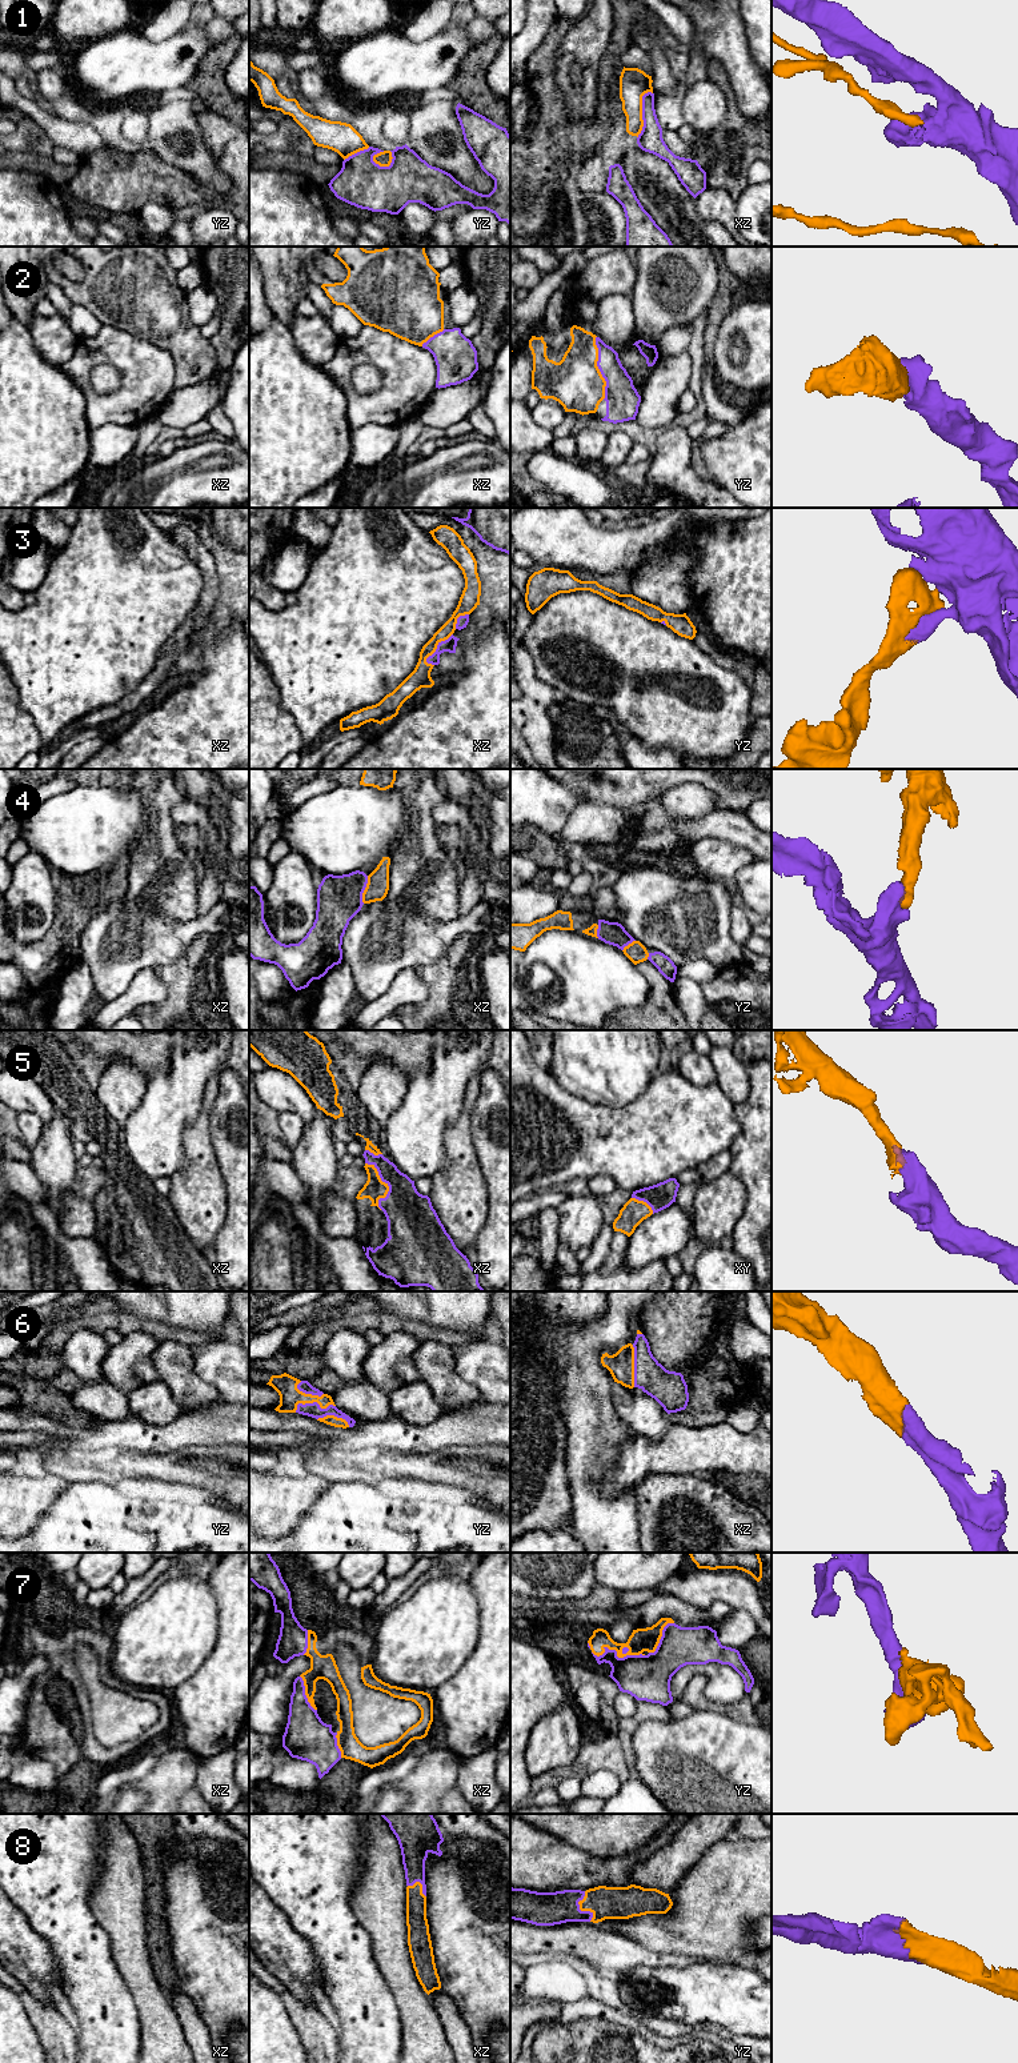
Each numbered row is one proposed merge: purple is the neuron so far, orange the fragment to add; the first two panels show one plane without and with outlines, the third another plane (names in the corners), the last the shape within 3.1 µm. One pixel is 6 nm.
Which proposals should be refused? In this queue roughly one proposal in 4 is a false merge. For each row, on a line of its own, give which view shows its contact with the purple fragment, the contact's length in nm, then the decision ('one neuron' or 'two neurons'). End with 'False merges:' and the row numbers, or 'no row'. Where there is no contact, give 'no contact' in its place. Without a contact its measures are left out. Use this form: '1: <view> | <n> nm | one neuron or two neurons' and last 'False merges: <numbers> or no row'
1: xz | 300 nm | two neurons
2: yz | 380 nm | one neuron
3: xz | 240 nm | one neuron
4: xz | 170 nm | one neuron
5: xz | 300 nm | one neuron
6: yz | 260 nm | one neuron
7: yz | 320 nm | one neuron
8: yz | 190 nm | one neuron
False merges: 1

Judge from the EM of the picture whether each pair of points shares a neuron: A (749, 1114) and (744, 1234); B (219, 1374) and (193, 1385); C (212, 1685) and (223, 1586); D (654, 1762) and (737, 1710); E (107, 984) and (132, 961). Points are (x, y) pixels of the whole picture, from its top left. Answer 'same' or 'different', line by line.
A: same
B: different
C: same
D: different
E: same

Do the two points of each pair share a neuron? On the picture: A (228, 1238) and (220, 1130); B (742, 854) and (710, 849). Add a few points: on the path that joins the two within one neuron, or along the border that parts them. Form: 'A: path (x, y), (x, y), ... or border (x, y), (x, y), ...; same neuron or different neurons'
A: path (235, 1212), (235, 1157); same neuron
B: path (734, 854), (718, 854); same neuron

